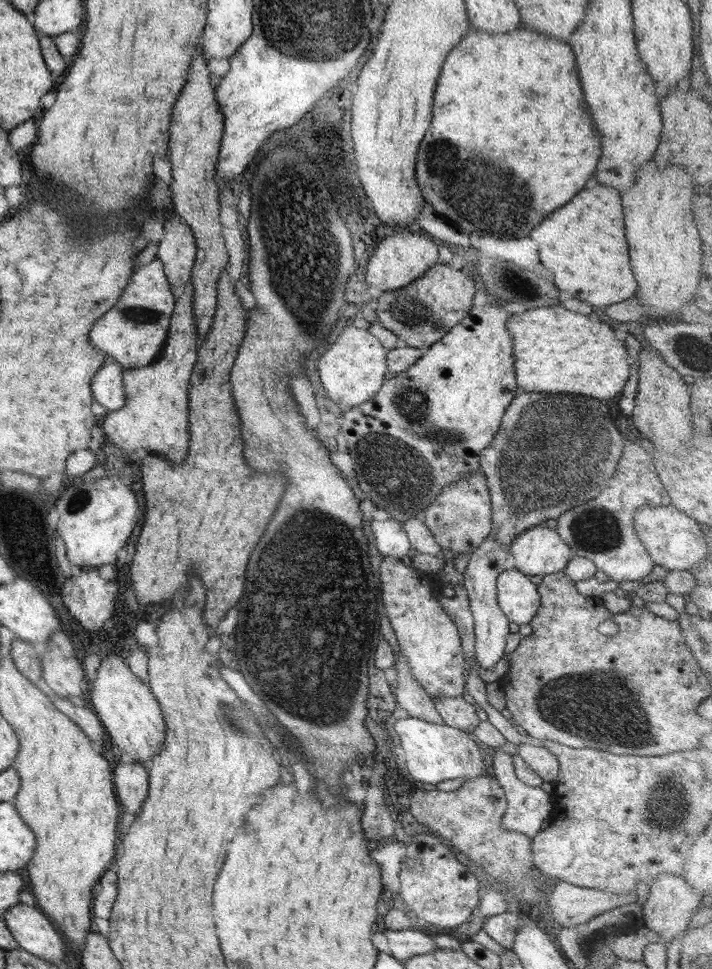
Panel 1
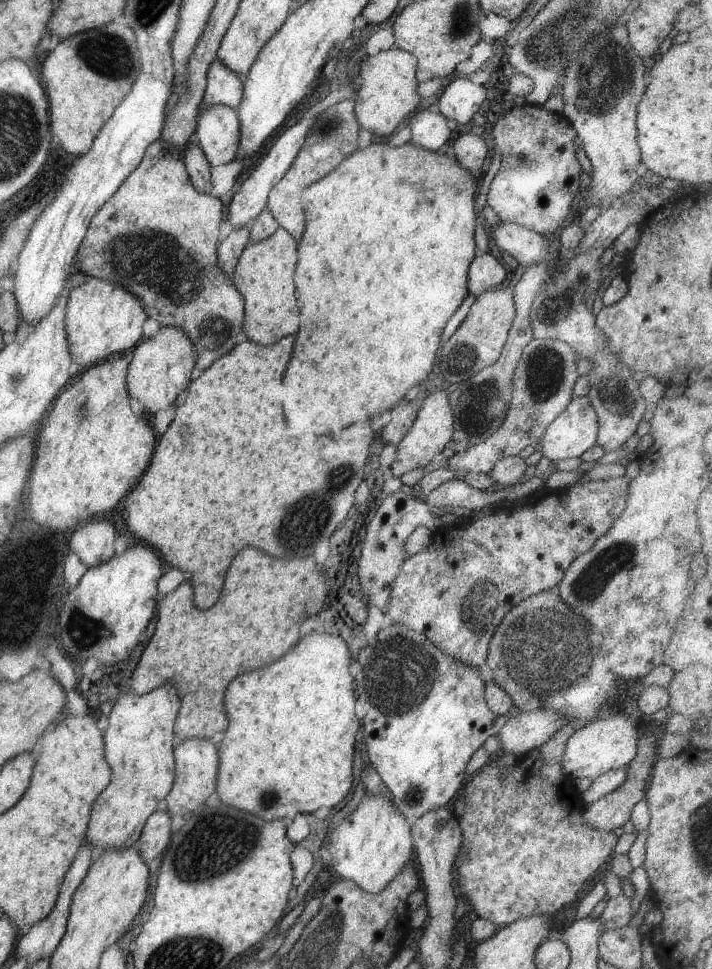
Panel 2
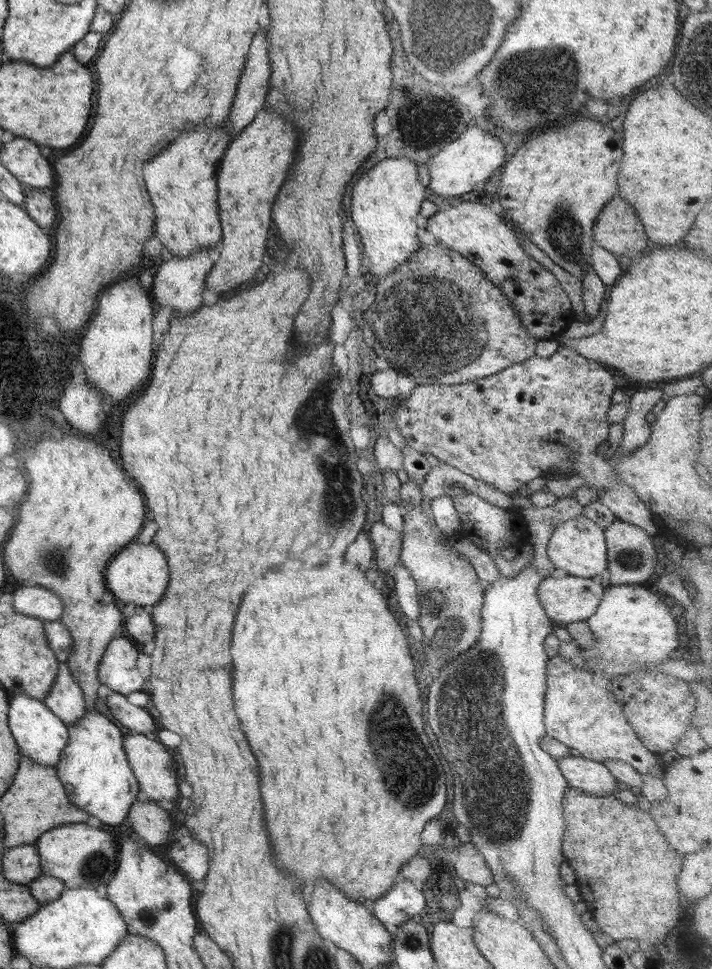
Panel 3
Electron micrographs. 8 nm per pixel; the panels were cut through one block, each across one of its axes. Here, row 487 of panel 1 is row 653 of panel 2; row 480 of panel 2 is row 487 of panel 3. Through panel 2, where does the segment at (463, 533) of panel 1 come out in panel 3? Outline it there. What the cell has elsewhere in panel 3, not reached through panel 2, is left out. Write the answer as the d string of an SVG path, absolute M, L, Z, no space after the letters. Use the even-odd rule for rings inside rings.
M559 346L557 351L548 358L535 354L522 362L513 364L504 370L499 370L496 374L476 379L474 382L460 382L453 385L416 385L407 398L397 402L396 408L392 409L392 426L397 428L400 436L404 436L408 447L418 450L422 454L432 454L438 460L461 470L464 474L469 474L468 476L472 476L475 480L480 480L480 482L489 484L500 490L500 492L511 496L515 504L514 509L517 511L521 509L520 505L518 505L518 500L521 496L519 491L523 488L523 485L526 486L526 484L536 478L548 477L555 466L561 464L563 460L569 460L571 462L571 474L579 474L581 478L584 478L586 488L599 488L597 490L597 501L604 504L604 506L608 506L615 518L635 524L648 534L653 535L655 532L658 532L658 526L654 524L652 513L650 513L647 506L644 505L639 496L630 487L623 483L614 484L612 482L612 478L615 478L615 476L613 475L610 461L607 461L602 455L596 452L596 448L608 439L609 426L611 425L611 422L608 420L608 411L613 405L612 395L616 389L616 378L614 378L612 371L606 370L603 365L596 361L584 358L574 347Z

